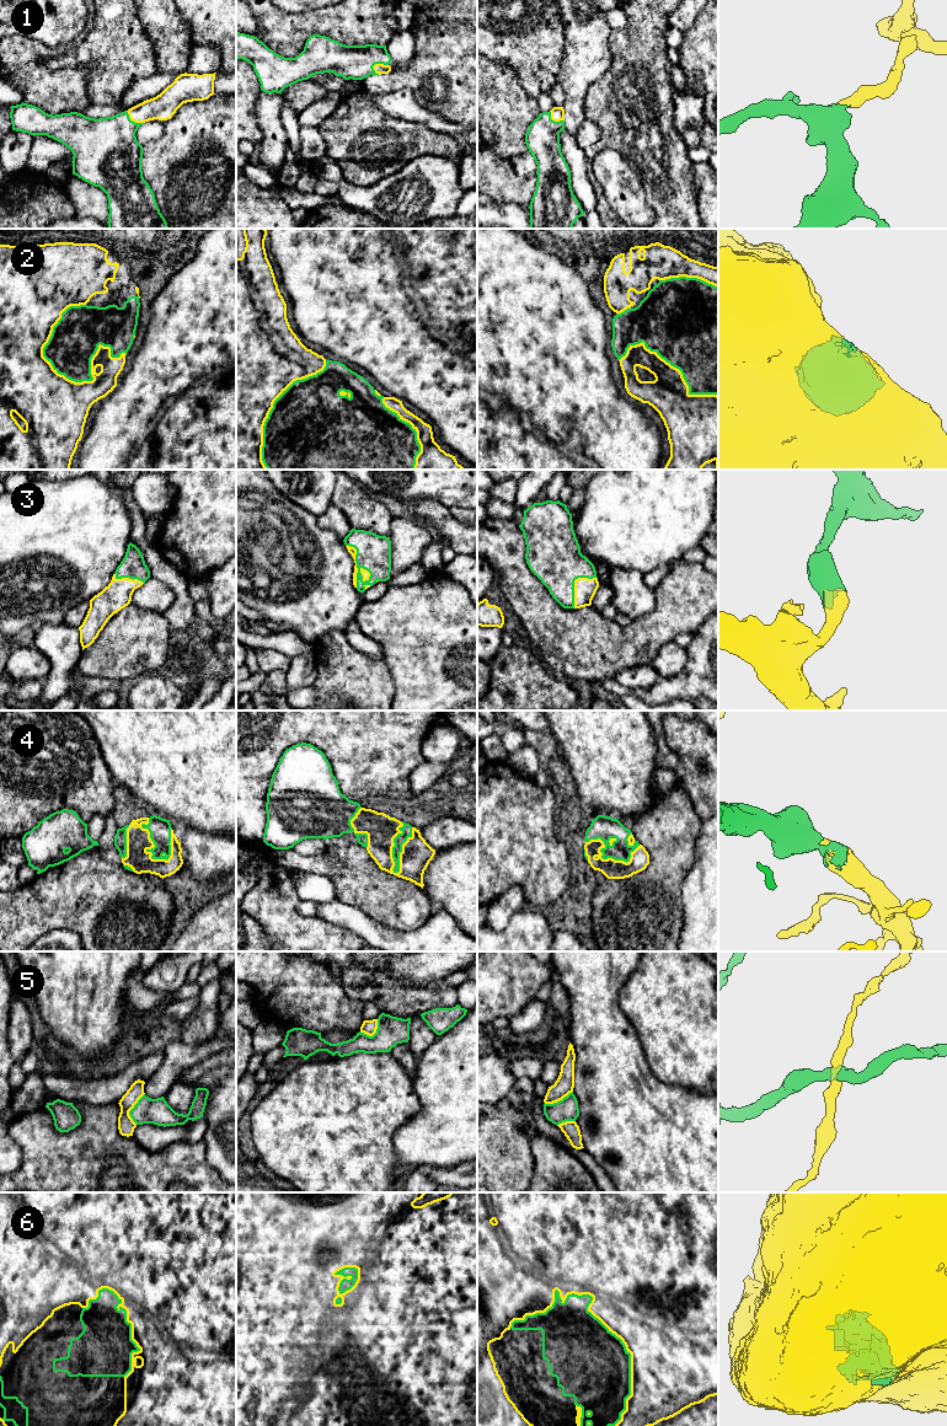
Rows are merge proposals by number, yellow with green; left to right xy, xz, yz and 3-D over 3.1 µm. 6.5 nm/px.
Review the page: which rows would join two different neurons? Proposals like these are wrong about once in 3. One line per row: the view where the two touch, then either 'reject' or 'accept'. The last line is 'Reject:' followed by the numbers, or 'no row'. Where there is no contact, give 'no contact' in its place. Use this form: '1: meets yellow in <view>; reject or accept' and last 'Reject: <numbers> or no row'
1: meets yellow in xz; accept
2: meets yellow in xy; accept
3: meets yellow in xz; accept
4: meets yellow in xz; accept
5: meets yellow in xy; reject
6: meets yellow in yz; accept
Reject: 5

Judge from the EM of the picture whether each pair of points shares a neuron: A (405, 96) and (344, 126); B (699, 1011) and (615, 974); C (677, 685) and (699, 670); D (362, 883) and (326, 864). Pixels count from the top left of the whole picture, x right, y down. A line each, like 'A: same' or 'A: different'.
A: different
B: different
C: same
D: different

